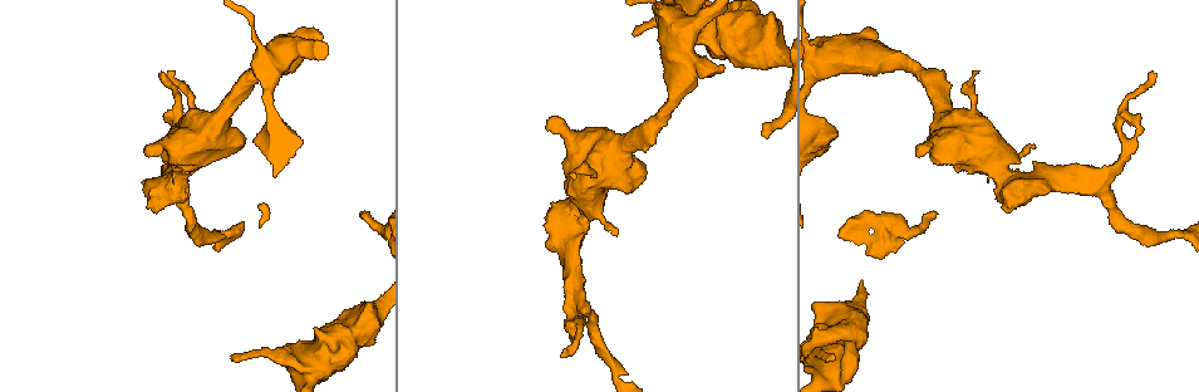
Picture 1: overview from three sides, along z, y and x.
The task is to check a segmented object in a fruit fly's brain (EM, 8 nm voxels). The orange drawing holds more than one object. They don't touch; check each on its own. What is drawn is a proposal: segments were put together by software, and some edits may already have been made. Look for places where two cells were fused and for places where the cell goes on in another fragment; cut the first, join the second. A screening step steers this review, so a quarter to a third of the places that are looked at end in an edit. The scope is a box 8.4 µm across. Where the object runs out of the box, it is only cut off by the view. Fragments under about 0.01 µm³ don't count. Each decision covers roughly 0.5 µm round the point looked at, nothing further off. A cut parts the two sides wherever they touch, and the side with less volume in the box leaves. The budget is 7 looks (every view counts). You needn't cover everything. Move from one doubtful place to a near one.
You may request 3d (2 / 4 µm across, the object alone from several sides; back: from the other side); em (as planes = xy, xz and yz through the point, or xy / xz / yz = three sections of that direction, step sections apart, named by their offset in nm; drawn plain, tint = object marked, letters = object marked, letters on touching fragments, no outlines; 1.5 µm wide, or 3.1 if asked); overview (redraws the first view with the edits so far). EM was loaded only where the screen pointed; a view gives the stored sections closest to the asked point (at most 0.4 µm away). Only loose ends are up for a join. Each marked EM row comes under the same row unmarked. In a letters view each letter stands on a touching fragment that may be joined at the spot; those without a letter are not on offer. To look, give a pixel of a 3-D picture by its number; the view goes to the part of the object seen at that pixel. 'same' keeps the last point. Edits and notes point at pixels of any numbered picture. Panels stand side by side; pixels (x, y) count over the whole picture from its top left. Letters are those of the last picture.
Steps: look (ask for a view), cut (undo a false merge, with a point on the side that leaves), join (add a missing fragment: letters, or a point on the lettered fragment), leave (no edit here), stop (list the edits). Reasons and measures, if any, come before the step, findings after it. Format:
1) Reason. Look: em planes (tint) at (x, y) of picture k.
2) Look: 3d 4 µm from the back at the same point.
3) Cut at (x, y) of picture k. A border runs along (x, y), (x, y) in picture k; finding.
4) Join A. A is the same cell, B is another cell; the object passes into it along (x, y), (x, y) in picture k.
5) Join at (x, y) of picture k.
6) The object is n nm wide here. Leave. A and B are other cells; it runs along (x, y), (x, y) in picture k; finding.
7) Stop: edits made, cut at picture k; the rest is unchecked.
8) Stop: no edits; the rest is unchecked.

Look: em planes (tint) at (633, 35) of picture 1.

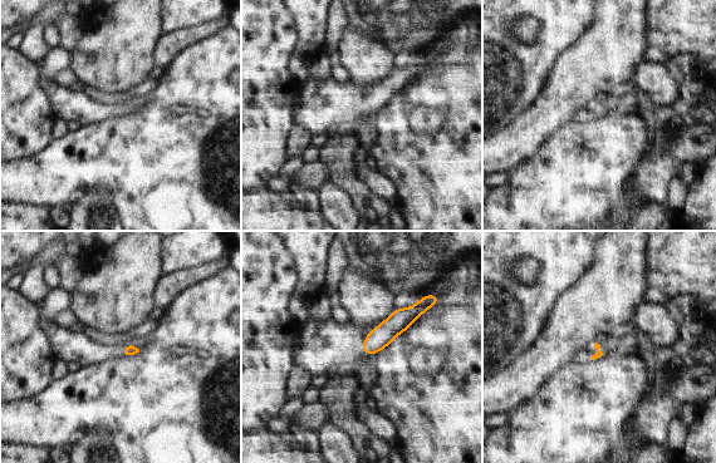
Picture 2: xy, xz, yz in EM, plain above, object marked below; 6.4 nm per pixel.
What lies round it. Look: em planes (letters) at the same point.

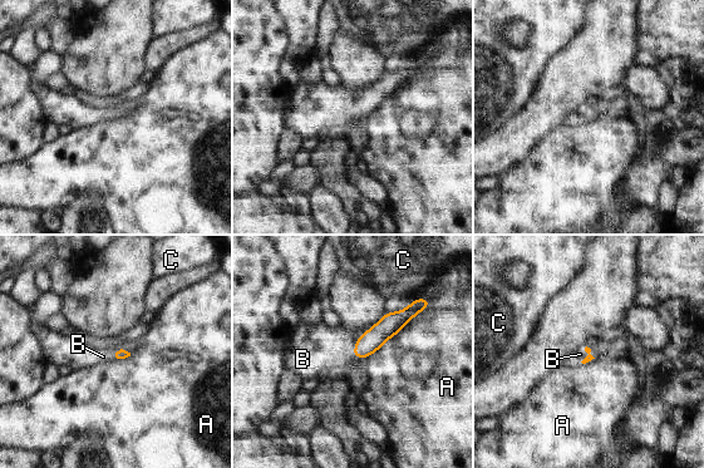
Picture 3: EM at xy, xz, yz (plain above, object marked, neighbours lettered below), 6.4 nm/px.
Join B. B is the same cell, A and C are other cells; the object passes into it along (589, 358), (587, 353), (580, 354) in picture 3; the cell continues.

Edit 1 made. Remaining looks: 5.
Look: 3d 2 µm at (1125, 144) of picture 1.

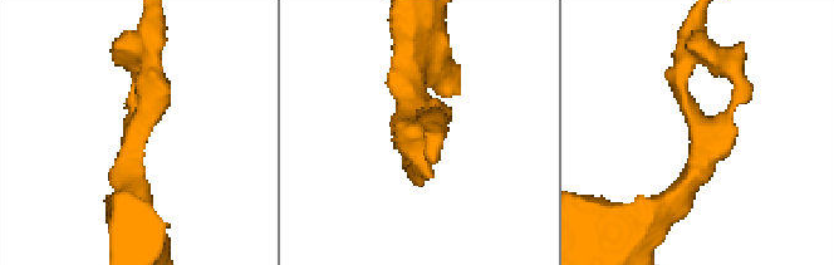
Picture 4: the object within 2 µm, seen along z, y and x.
Look: em planes (letters) at (703, 142) of picture 4.

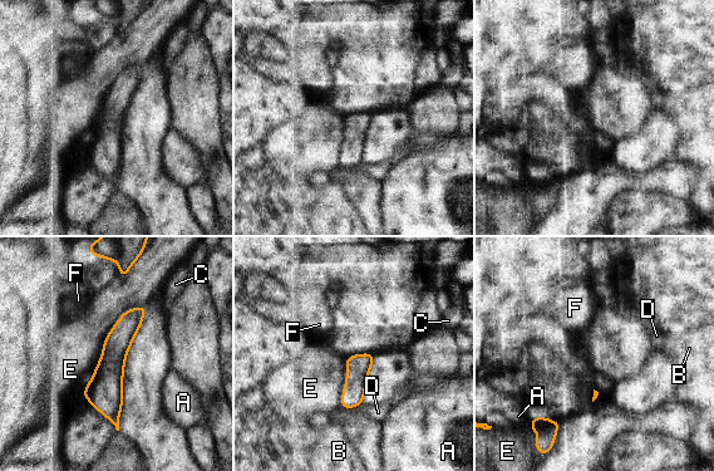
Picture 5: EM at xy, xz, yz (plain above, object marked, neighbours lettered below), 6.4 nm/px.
The longest contact is with E, 700 nm. Leave. A, B, C, D, E and F are other cells; all the same cell.

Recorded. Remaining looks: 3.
Stops while still wide. Look: em yz step 4 (letters) at (1035, 146) of picture 1.

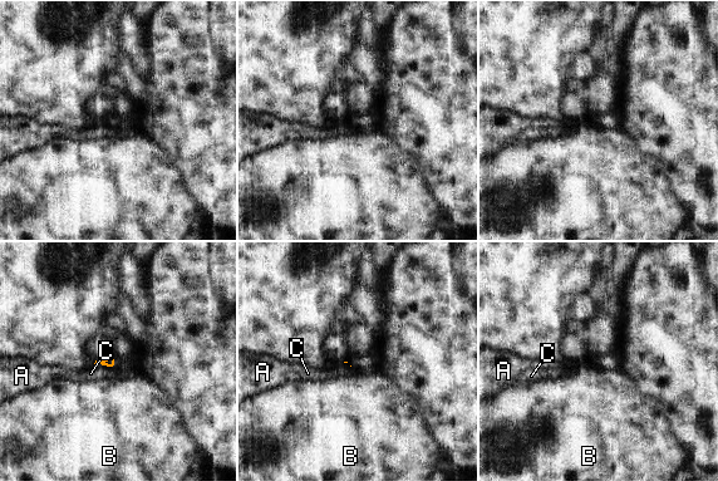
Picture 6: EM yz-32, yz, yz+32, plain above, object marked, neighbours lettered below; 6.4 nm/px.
Cut it another way. Look: em planes (letters) at the same point.

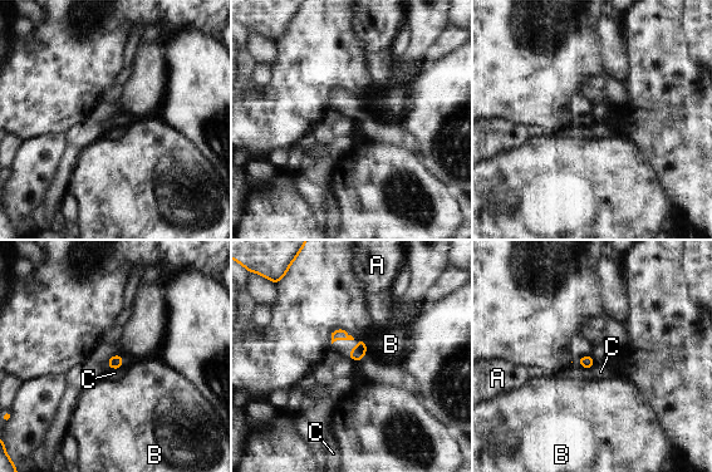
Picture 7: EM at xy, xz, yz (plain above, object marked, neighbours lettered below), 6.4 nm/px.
Leave. A, B and C are other cells; a border runs along (122, 367), (111, 369) in picture 7; none of them fits.

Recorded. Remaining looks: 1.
Stop: edits made, join at picture 3; the rest is unchecked.

